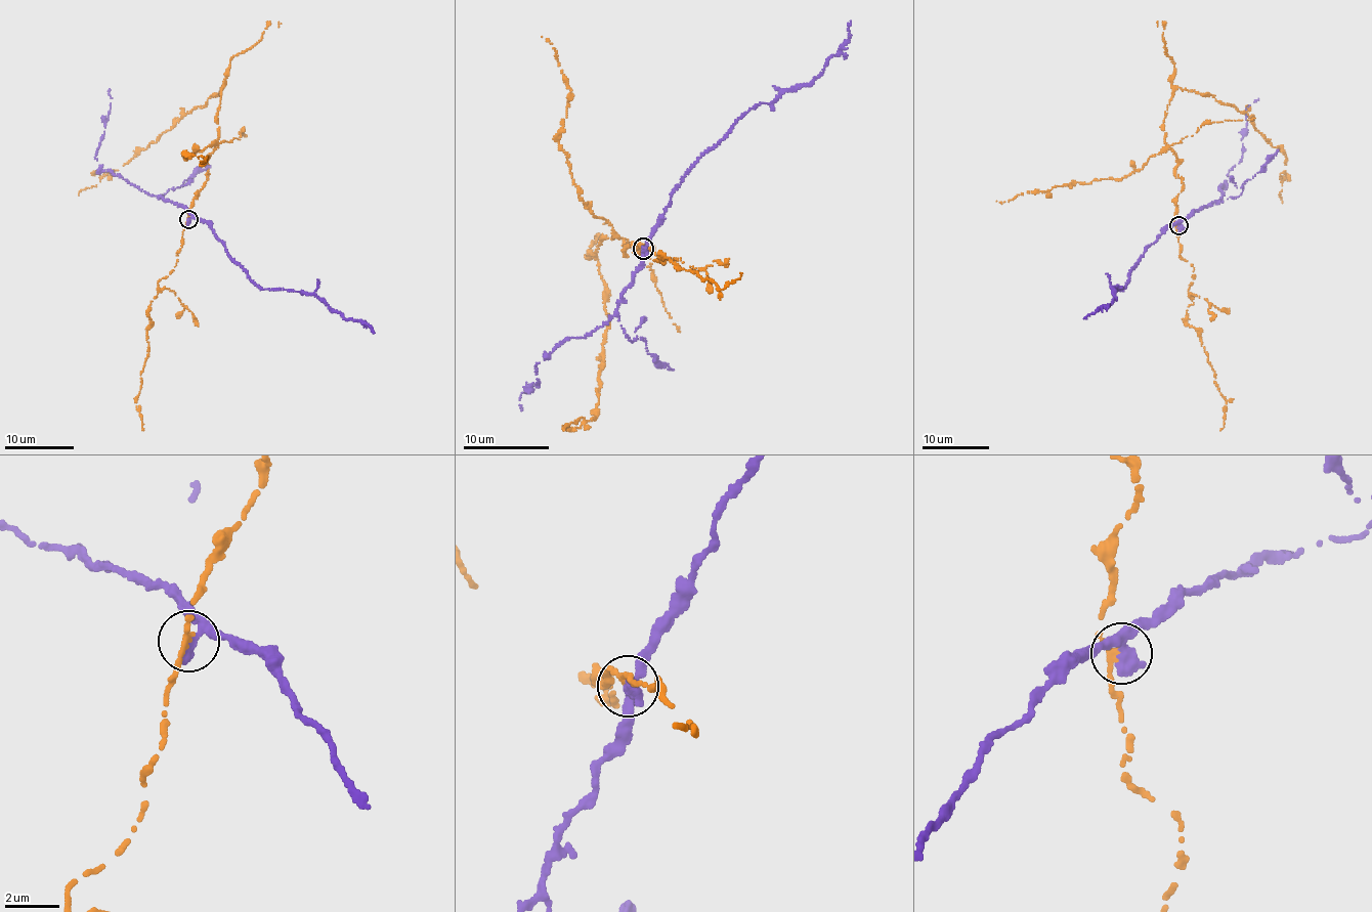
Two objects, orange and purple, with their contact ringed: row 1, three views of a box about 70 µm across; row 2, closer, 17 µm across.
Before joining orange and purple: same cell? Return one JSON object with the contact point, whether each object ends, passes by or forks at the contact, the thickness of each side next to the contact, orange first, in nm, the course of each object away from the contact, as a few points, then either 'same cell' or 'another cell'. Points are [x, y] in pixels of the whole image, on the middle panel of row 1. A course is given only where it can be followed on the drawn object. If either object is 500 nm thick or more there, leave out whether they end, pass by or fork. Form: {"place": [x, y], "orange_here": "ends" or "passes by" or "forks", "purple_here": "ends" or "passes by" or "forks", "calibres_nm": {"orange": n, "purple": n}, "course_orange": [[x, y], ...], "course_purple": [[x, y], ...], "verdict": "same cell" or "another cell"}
{"place": [643, 248], "orange_here": "ends", "purple_here": "passes by", "calibres_nm": {"orange": 280, "purple": 400}, "course_orange": [[643, 247], [623, 252], [617, 235], [600, 240], [595, 253], [610, 329], [598, 411], [564, 430]], "course_purple": [[643, 249], [687, 171], [733, 124], [759, 104], [805, 86], [847, 40], [850, 20]], "verdict": "another cell"}

